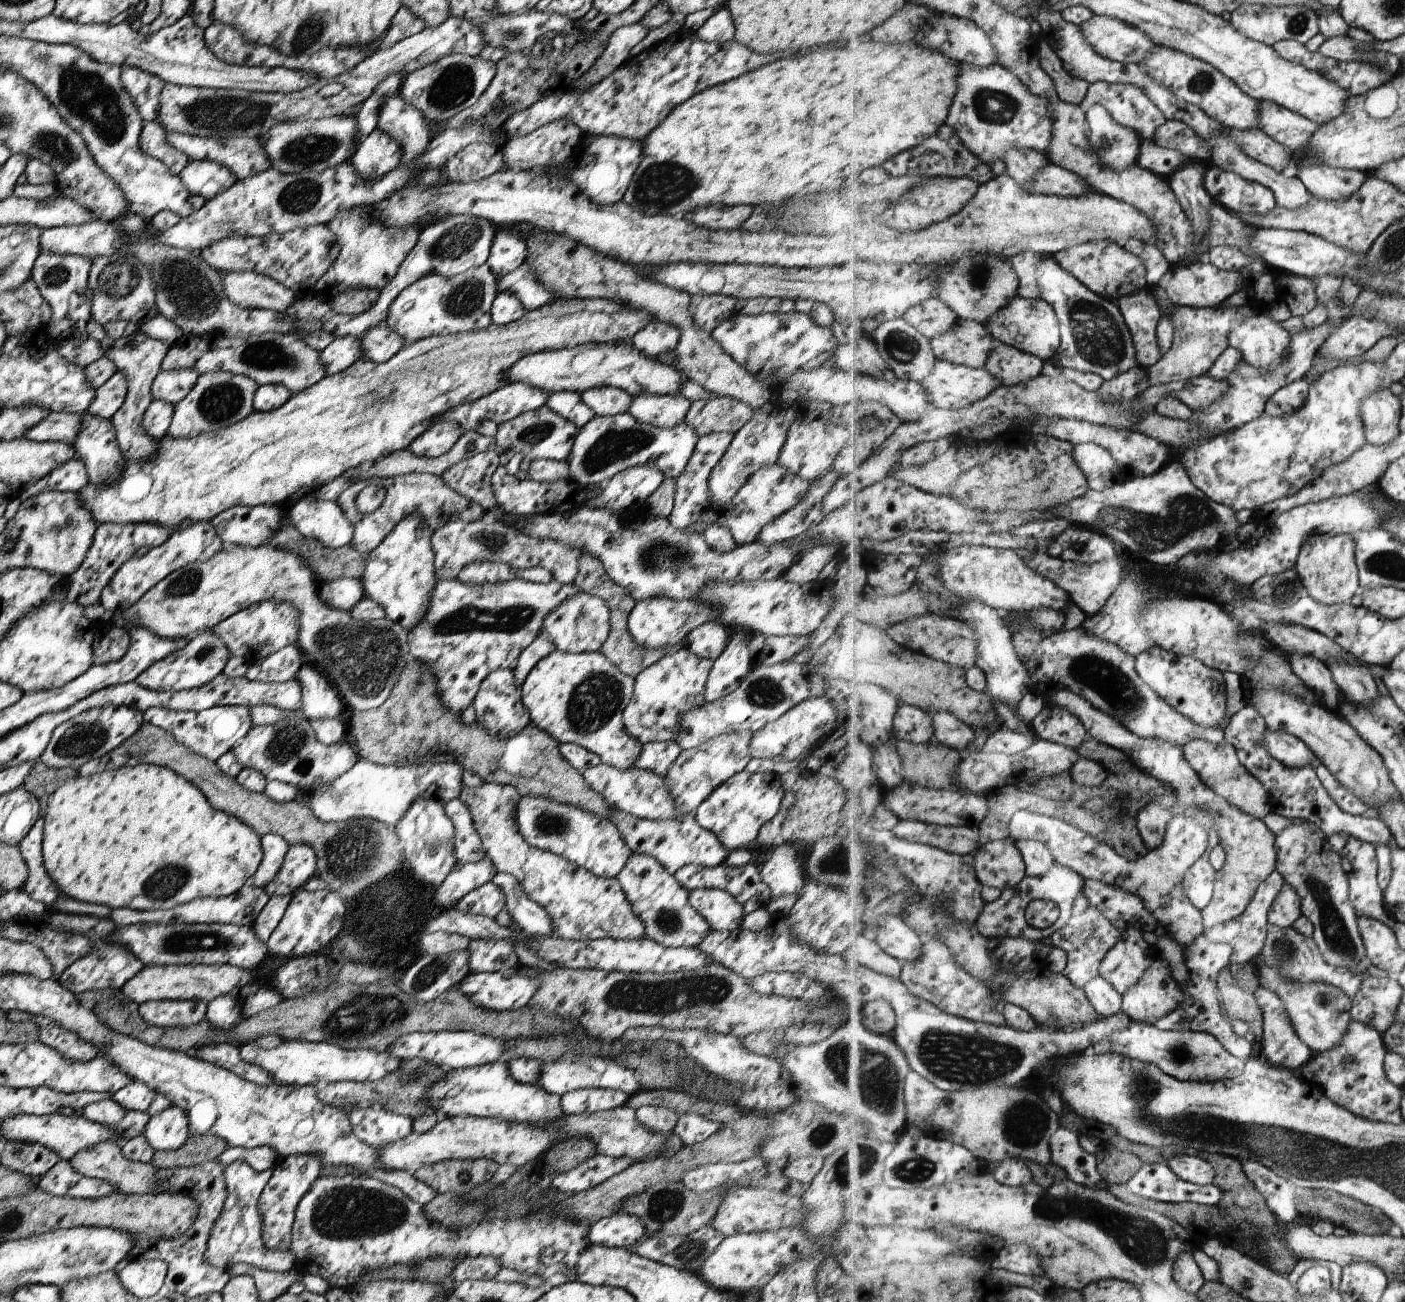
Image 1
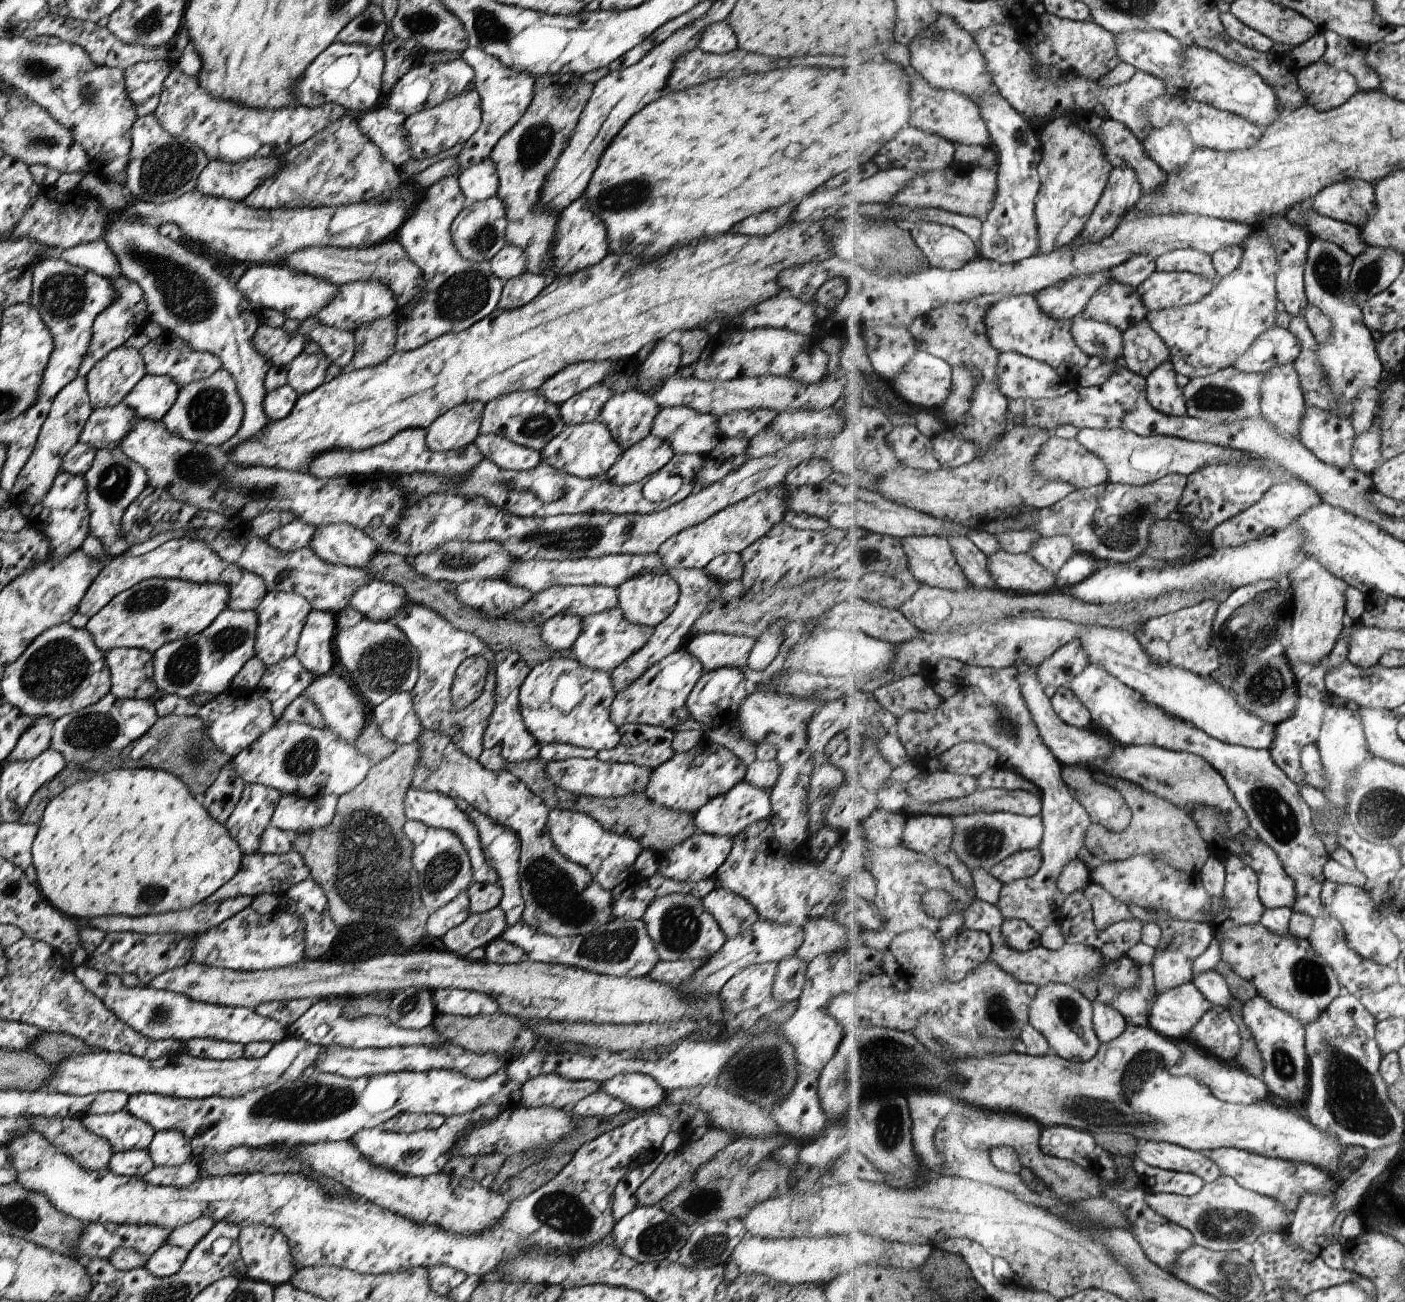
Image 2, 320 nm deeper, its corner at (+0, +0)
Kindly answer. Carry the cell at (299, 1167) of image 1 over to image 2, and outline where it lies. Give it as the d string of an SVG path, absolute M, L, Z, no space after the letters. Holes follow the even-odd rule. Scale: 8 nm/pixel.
M249 1224L243 1226L239 1230L237 1238L237 1247L243 1266L245 1266L245 1276L247 1279L262 1281L273 1284L285 1283L291 1280L291 1276L297 1272L291 1252L289 1252L289 1242L287 1238L271 1228L271 1226L263 1226L263 1224Z

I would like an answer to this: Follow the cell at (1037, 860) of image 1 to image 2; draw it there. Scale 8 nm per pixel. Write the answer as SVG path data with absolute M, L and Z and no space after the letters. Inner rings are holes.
M973 812L952 818L953 850L961 862L973 870L991 873L993 866L1010 858L1016 853L1040 848L1044 836L1044 821L1041 816L1020 816L1009 812Z

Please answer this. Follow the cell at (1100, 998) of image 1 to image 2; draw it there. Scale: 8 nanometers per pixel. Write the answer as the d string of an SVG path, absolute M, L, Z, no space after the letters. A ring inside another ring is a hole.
M1099 1000L1093 1001L1092 1006L1094 1028L1100 1043L1111 1042L1125 1032L1128 1025L1119 1010L1103 1004Z

